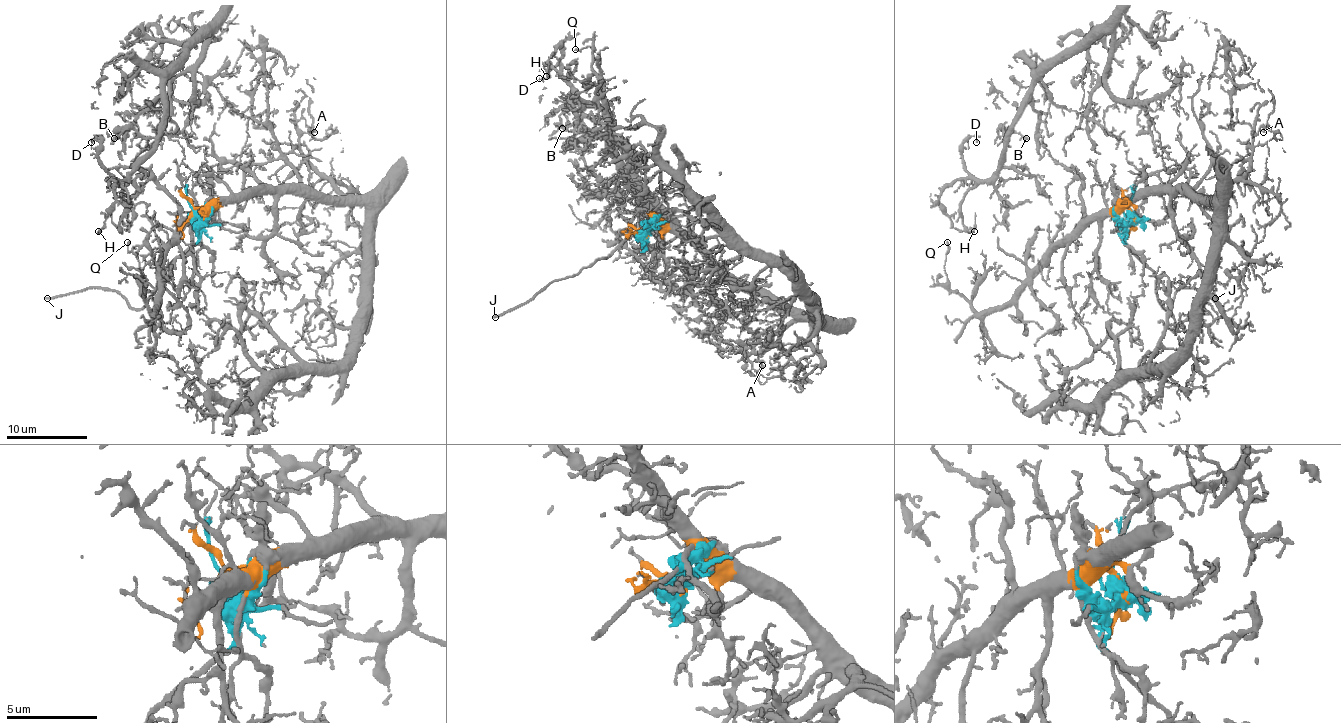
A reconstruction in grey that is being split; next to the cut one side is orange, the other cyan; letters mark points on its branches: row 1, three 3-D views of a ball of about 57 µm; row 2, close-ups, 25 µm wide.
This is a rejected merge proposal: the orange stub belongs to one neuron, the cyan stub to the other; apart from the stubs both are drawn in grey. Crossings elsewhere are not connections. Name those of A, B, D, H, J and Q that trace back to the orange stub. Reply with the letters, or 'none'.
A, B, D, H, Q

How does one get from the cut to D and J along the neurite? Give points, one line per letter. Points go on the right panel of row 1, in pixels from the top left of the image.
D: (1132, 215), (1106, 207), (1090, 217), (1029, 98), (989, 179), (964, 164), (962, 144), (976, 142)
J: (1132, 215), (1124, 239), (1154, 274), (1154, 292), (1164, 308), (1168, 308), (1181, 288), (1195, 288), (1215, 298)

